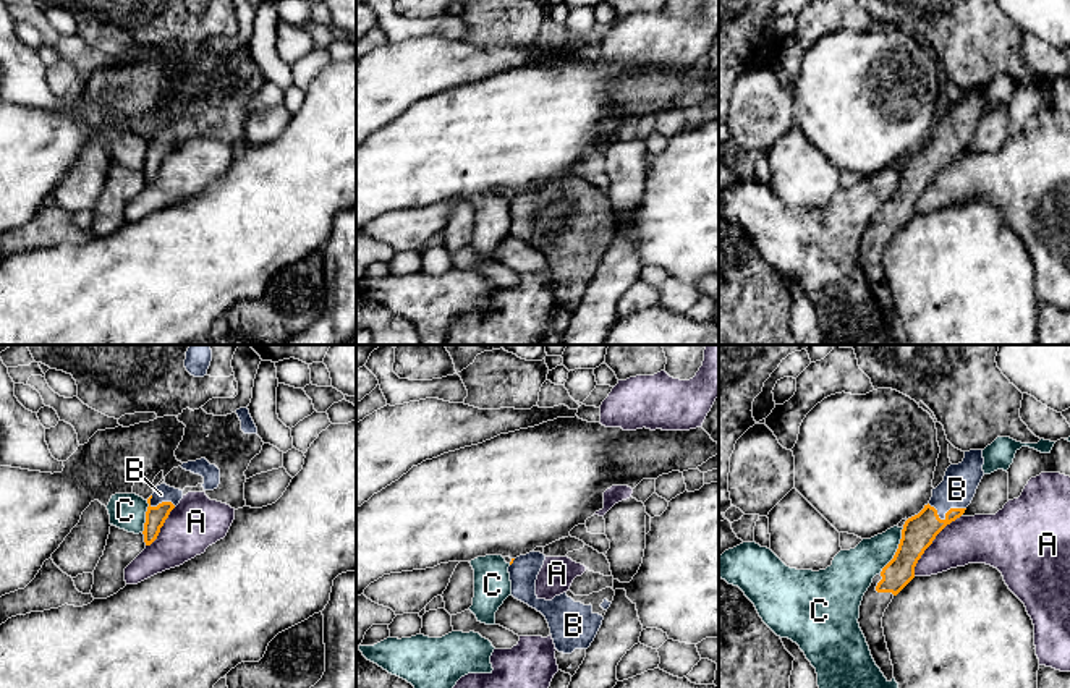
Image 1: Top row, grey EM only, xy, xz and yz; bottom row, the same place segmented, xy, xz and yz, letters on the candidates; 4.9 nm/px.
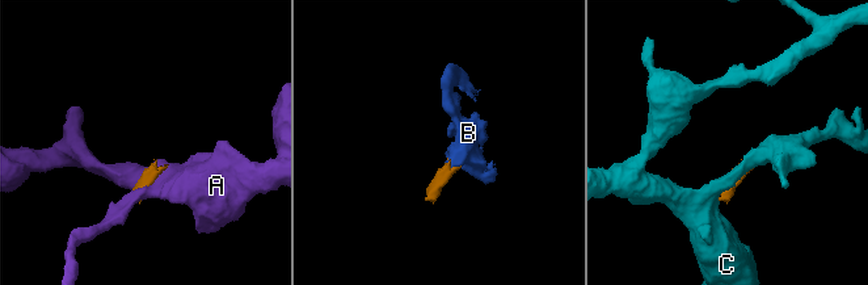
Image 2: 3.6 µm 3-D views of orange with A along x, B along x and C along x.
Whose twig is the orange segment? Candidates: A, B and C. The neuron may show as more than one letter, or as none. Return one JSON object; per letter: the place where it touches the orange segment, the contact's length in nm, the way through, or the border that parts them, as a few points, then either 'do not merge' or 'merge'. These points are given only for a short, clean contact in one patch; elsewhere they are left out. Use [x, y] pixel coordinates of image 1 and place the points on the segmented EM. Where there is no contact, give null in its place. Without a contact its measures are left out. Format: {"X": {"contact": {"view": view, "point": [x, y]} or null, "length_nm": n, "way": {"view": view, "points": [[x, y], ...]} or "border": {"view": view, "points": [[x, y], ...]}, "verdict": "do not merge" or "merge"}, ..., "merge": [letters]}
{"A": {"contact": {"view": "yz", "point": [931, 543]}, "length_nm": 380, "verdict": "do not merge"}, "B": {"contact": {"view": "yz", "point": [946, 515]}, "length_nm": 190, "way": {"view": "yz", "points": [[918, 533], [933, 518], [946, 515], [946, 505], [957, 489]]}, "verdict": "merge"}, "C": {"contact": {"view": "yz", "point": [897, 551]}, "length_nm": 260, "verdict": "do not merge"}, "merge": ["B"]}

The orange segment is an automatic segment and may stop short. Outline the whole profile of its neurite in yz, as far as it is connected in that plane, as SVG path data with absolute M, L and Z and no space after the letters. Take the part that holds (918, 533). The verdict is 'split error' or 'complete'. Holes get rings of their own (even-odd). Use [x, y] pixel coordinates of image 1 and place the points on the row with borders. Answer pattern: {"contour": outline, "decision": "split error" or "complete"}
{"contour": "M970 450L962 463L947 468L929 503L905 521L894 558L873 578L863 596L858 623L887 682L894 678L894 665L882 628L884 612L915 578L915 567L936 536L965 513L984 476L983 465L983 450Z", "decision": "split error"}

